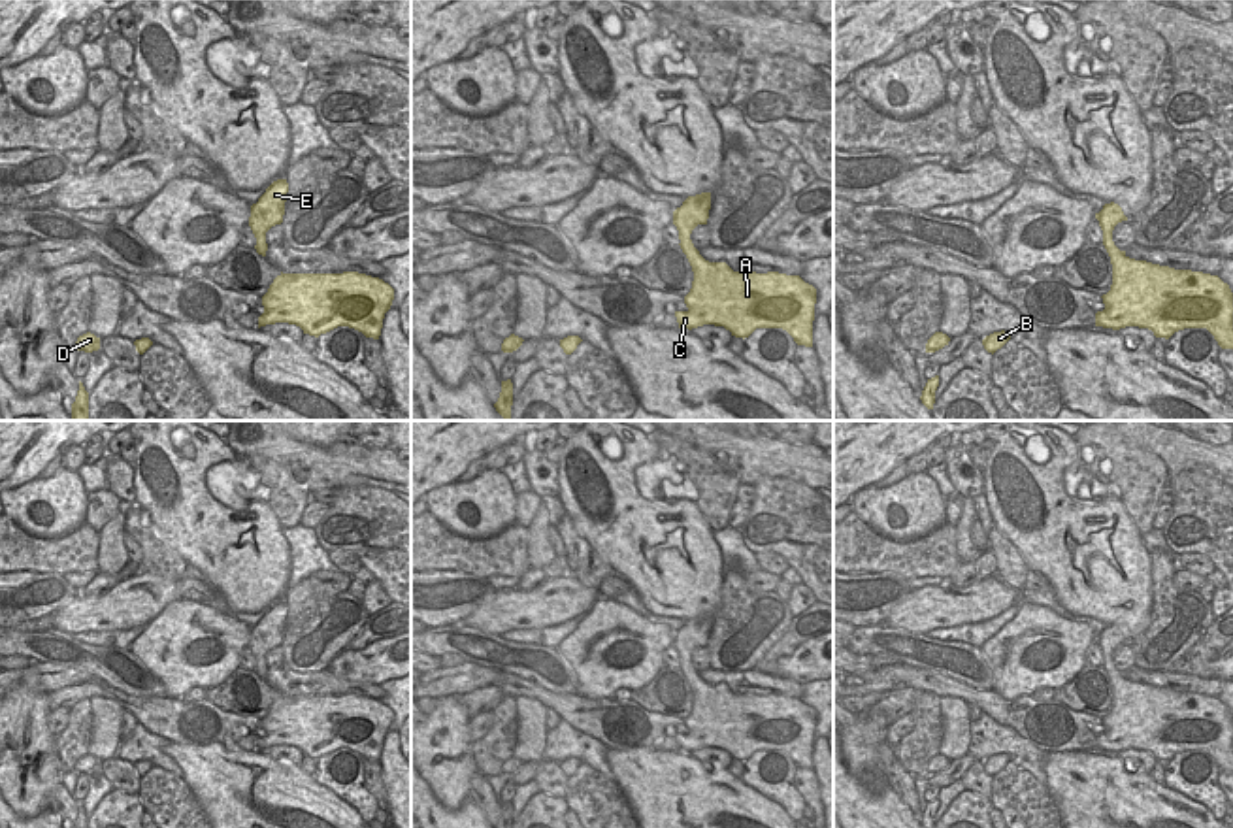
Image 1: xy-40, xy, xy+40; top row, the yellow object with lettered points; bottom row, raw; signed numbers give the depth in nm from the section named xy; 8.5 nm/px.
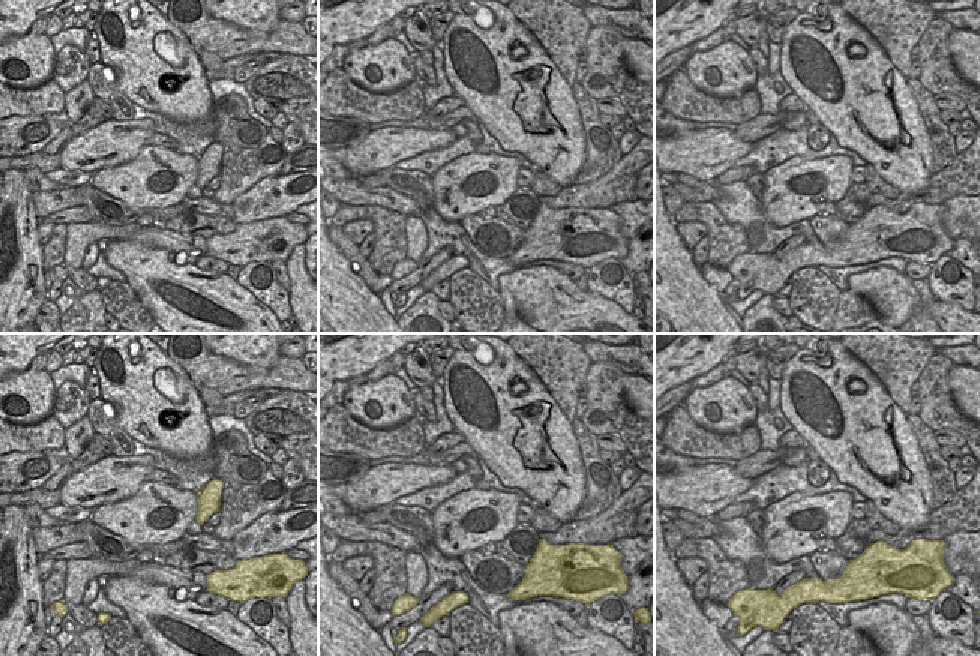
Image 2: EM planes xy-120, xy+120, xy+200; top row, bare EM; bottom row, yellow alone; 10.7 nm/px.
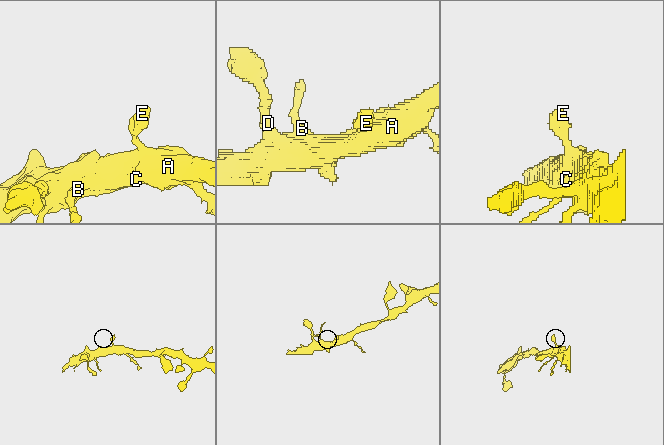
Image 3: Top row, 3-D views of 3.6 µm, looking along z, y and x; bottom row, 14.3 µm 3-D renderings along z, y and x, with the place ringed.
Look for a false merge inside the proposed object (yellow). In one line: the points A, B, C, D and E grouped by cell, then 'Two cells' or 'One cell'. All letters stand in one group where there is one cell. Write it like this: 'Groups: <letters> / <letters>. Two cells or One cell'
Groups: A B C D E. One cell

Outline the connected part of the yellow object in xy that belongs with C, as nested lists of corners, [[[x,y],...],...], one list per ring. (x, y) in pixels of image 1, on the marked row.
[[[701,192],[673,211],[679,245],[694,272],[684,296],[688,309],[675,311],[679,328],[715,324],[743,339],[756,328],[782,328],[797,345],[813,347],[816,289],[799,275],[733,272],[726,262],[705,260],[690,234],[707,224],[709,209],[711,192]]]

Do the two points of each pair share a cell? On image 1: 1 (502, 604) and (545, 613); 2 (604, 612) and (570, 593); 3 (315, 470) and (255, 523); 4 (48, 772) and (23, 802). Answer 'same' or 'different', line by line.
1: same
2: different
3: different
4: same

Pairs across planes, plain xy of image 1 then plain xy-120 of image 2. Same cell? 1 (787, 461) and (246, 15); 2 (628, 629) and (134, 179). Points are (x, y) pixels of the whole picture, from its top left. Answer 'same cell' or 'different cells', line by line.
1: different cells
2: same cell

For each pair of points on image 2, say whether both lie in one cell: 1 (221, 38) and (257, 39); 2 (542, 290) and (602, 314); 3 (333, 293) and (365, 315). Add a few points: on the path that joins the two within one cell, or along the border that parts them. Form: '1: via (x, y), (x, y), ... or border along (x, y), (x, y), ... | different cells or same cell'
1: via (230, 38), (248, 39) | same cell
2: via (557, 300), (566, 308), (587, 311) | same cell
3: via (341, 297), (357, 314) | same cell

